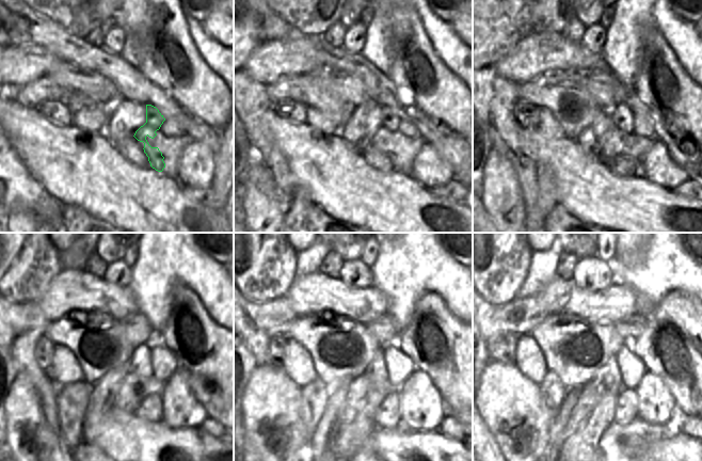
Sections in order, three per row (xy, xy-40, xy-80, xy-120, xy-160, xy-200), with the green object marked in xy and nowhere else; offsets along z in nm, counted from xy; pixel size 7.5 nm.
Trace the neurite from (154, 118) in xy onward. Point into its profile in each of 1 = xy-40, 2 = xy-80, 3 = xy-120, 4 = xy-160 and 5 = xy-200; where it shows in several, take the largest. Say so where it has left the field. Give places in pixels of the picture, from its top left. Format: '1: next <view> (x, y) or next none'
1: next xy-40 (389, 122)
2: next xy-80 (623, 121)
3: next xy-120 (141, 356)
4: next xy-160 (354, 428)
5: next xy-200 (591, 428)

